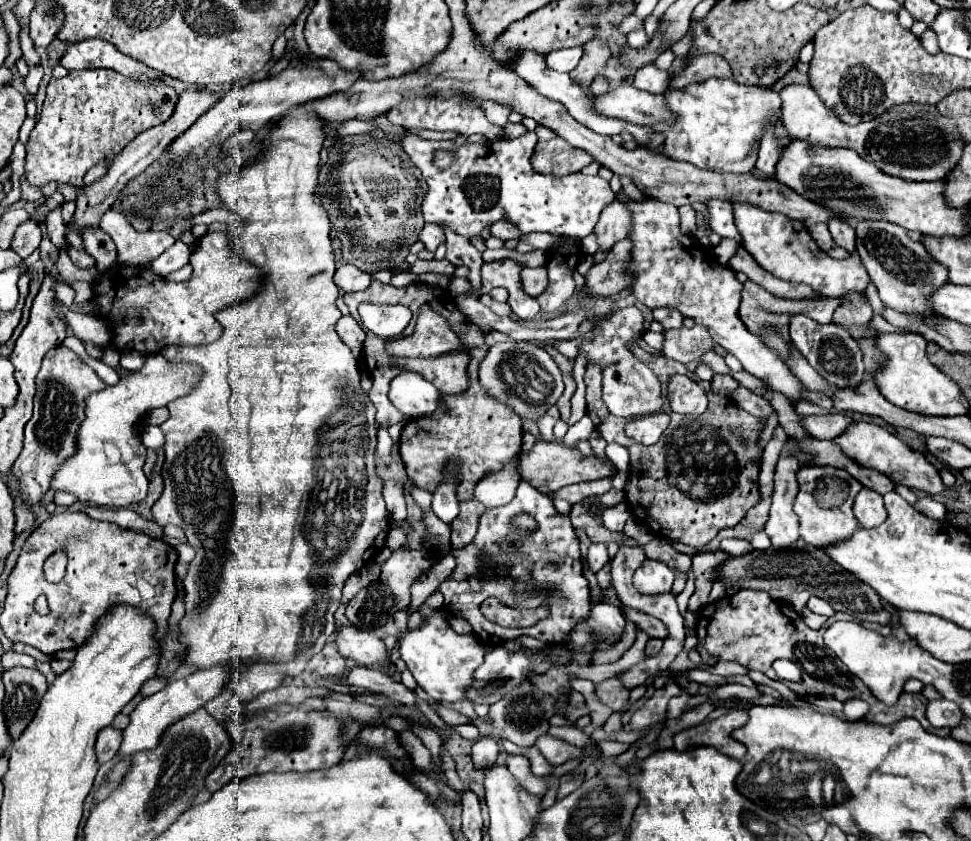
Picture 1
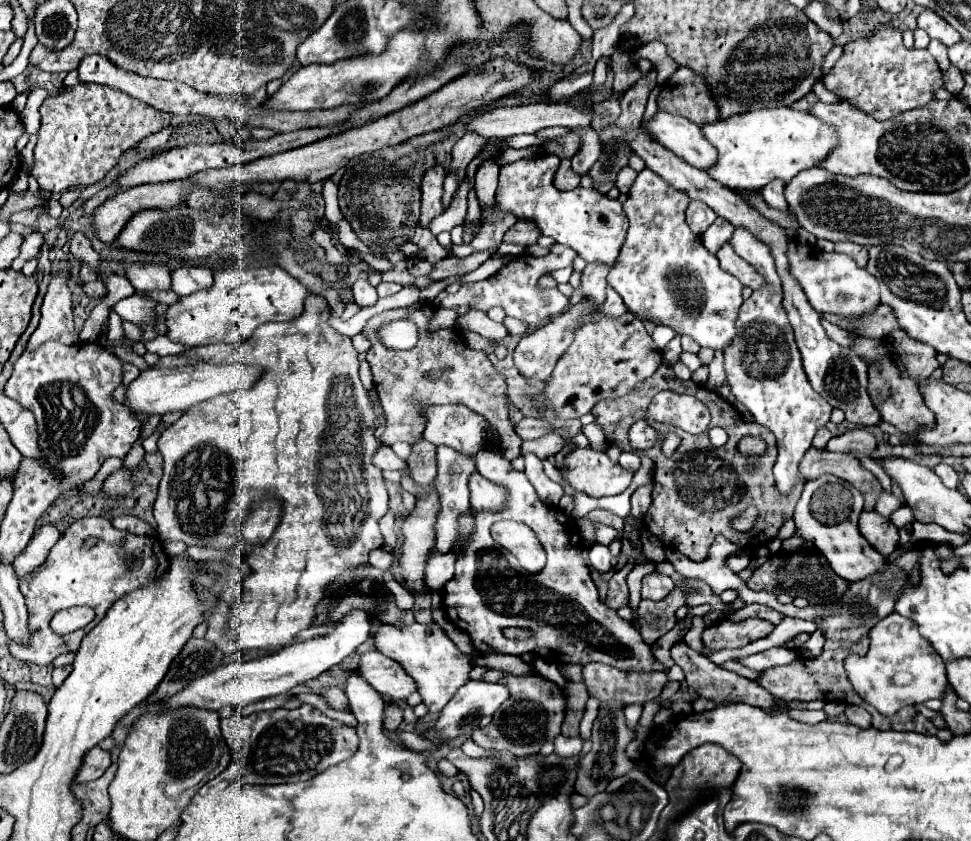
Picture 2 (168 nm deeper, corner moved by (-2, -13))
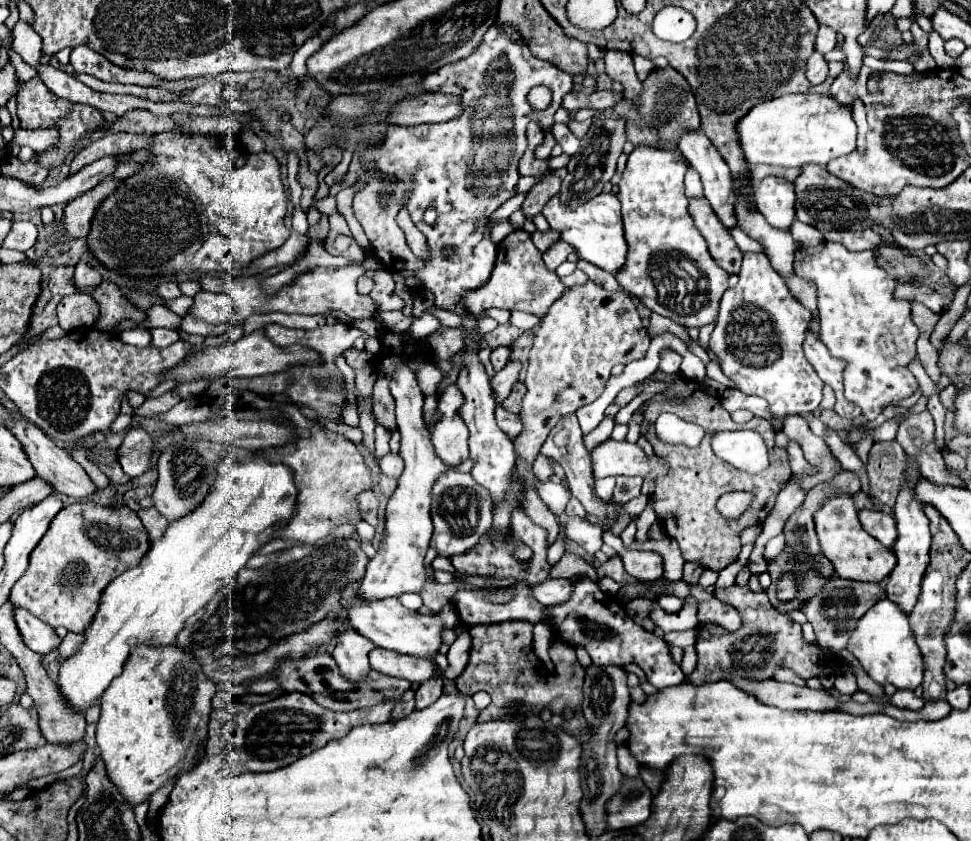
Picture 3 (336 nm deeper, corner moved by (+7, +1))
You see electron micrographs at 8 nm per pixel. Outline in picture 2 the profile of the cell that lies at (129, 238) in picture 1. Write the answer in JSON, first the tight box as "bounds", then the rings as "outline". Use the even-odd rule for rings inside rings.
{"bounds":[126,264,172,292],"outline":[[[132,264],[128,266],[126,278],[132,282],[136,290],[144,290],[144,292],[152,292],[152,290],[168,292],[172,286],[168,268],[158,264]]]}

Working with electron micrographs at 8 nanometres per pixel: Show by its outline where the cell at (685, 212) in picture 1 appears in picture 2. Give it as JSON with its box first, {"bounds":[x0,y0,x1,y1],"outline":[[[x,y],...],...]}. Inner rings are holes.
{"bounds":[686,200,716,234],"outline":[[[692,200],[690,206],[688,206],[688,212],[686,212],[686,220],[688,220],[688,226],[692,228],[692,232],[696,234],[702,234],[706,232],[706,228],[716,220],[716,212],[706,206],[704,202],[700,200]]]}

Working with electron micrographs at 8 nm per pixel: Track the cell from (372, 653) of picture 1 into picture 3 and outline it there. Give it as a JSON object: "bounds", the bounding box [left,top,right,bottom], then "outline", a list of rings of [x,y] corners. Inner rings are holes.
{"bounds":[369,648,433,684],"outline":[[[373,648],[369,652],[369,664],[373,670],[381,674],[409,680],[411,684],[421,684],[433,676],[433,664],[429,660],[421,660],[415,656],[405,656],[393,650]]]}

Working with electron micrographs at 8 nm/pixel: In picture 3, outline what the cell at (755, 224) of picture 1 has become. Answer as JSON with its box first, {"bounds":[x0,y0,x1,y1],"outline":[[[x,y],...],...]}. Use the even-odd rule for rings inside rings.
{"bounds":[793,242,919,420],"outline":[[[821,242],[817,246],[797,248],[793,268],[799,278],[813,282],[817,288],[821,340],[835,358],[847,362],[845,398],[857,404],[867,420],[875,420],[877,414],[885,408],[885,404],[911,396],[917,388],[917,380],[907,370],[907,364],[917,354],[915,342],[919,338],[919,330],[911,320],[911,304],[907,300],[893,300],[895,278],[875,264],[873,252],[849,252],[845,246],[837,242]]]}

